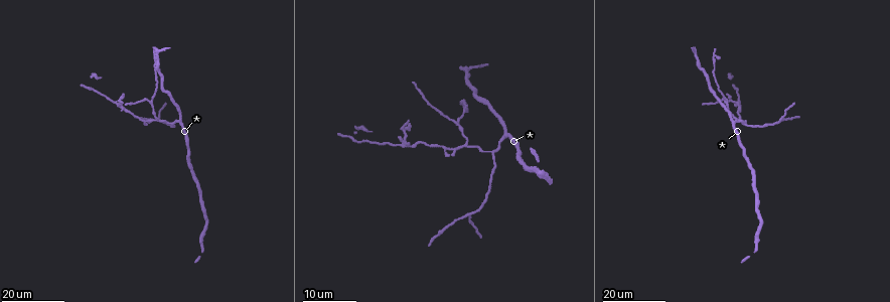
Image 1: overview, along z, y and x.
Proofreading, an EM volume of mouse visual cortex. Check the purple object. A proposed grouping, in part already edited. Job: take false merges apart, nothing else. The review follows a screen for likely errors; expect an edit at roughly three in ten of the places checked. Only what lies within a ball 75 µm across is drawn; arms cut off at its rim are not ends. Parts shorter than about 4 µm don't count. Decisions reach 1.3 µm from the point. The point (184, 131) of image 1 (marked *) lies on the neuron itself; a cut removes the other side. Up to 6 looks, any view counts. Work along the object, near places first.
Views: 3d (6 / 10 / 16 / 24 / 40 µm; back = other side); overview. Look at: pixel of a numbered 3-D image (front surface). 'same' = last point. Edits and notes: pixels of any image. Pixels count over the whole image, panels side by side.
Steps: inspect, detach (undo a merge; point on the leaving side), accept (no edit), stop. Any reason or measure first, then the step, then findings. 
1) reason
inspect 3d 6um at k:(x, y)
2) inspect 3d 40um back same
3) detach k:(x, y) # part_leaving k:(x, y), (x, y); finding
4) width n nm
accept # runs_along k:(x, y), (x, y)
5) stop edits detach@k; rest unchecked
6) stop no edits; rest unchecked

inspect 3d 24um at 1:(494, 154)

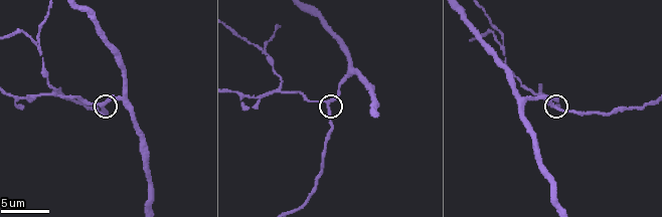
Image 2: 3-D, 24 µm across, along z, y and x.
closer look
inspect 3d 6um at 2:(553, 108)

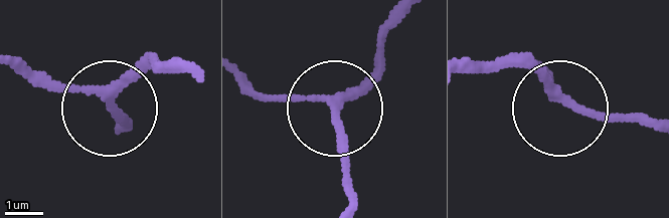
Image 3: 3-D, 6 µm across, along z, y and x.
arms 3
accept # runs_along 3:(466, 69), (523, 69), (571, 107), (655, 118); continuous, no second neuron

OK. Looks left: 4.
three arms meet
inspect 3d 16um at 2:(55, 94)

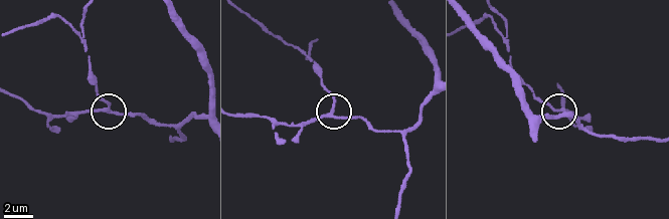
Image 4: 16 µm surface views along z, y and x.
side_arm 29 um; arms 3
accept # continuous, no second neuron

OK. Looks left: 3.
arms part here
inspect 3d 24um at 1:(783, 117)

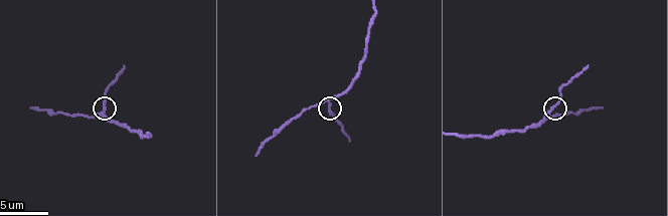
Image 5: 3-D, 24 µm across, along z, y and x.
inspect 3d 10um at 5:(549, 113)

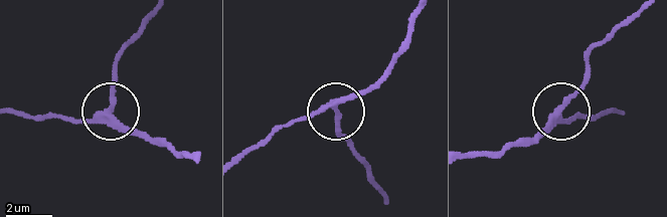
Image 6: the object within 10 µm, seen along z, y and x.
width 260 nm
accept # runs_along 6:(194, 158), (118, 116), (112, 104), (112, 65); continuous, no second neuron

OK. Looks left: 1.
stop no edits; rest unchecked

